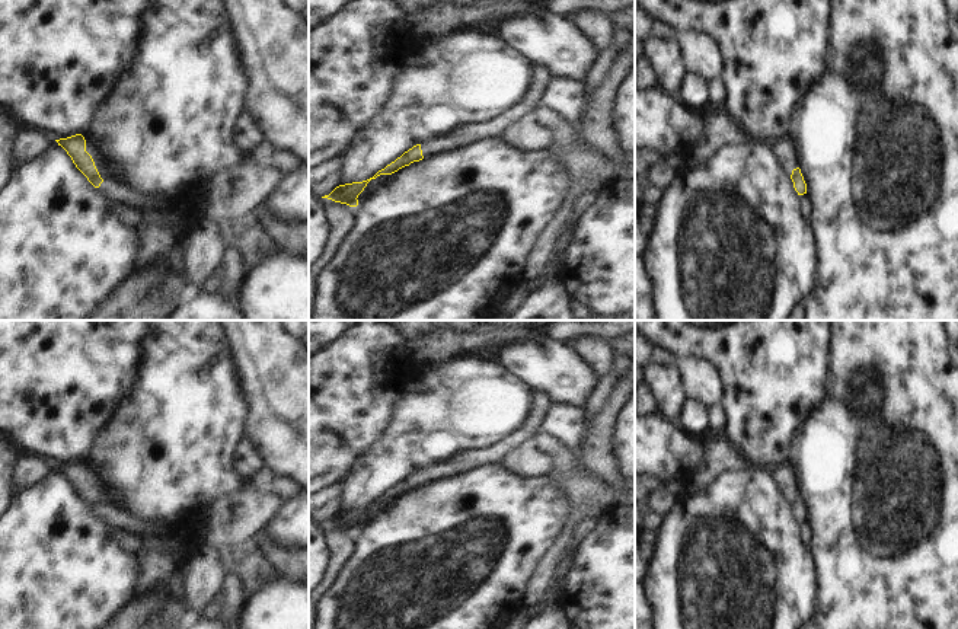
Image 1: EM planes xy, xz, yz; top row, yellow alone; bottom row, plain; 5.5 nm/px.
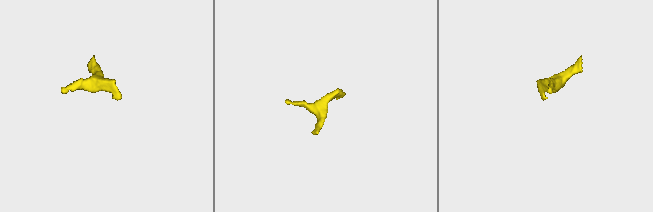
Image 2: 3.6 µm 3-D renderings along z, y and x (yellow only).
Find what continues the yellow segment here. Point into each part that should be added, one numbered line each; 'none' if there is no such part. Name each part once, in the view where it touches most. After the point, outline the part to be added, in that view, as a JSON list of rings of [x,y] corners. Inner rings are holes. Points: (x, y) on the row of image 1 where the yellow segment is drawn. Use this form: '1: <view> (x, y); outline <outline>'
1: xy (101, 165); outline [[[95,153],[93,154],[93,162],[95,162],[95,166],[100,175],[100,178],[106,182],[108,179],[112,178],[112,172],[111,169],[108,167],[106,162],[102,159],[102,156],[99,153]]]

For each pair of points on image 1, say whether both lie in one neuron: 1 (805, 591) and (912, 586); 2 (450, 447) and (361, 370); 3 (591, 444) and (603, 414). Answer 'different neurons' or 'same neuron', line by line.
1: different neurons
2: different neurons
3: same neuron

